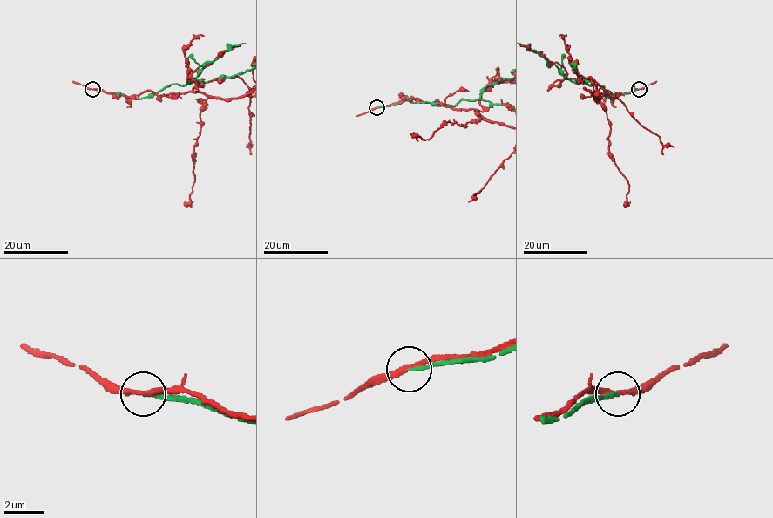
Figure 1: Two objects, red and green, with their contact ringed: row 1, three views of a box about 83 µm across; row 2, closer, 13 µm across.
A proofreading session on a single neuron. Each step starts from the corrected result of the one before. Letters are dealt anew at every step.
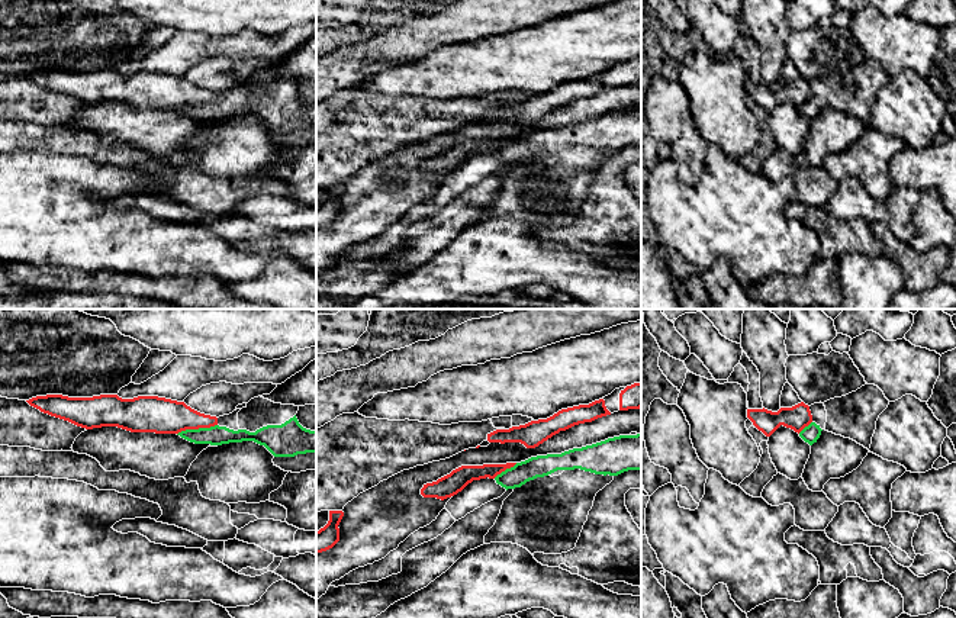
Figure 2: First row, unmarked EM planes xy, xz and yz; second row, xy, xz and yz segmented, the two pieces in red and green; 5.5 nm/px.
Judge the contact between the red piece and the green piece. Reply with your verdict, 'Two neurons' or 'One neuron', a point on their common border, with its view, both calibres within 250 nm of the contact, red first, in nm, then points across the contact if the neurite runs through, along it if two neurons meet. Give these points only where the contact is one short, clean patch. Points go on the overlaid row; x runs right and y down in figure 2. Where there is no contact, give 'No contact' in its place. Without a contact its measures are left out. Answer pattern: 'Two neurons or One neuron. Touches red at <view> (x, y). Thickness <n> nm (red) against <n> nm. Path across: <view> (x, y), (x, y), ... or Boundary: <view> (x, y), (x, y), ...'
Two neurons. Touches red at xy (196, 428). Thickness 200 nm (red) against 110 nm. Boundary: xy (216, 424), (208, 428), (186, 428), (177, 434)

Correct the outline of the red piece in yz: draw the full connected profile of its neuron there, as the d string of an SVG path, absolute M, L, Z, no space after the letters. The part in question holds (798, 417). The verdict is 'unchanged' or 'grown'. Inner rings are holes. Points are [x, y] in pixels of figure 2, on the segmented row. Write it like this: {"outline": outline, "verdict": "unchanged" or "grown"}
{"outline": "M804 402L792 408L780 408L778 412L767 409L747 409L747 418L766 437L770 437L780 425L801 432L812 422L809 406Z", "verdict": "unchanged"}

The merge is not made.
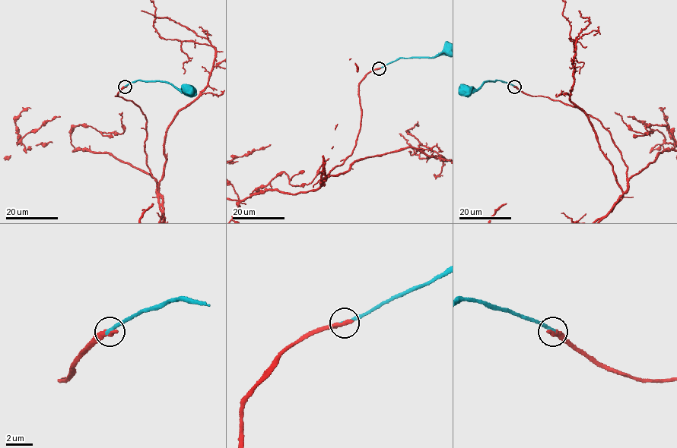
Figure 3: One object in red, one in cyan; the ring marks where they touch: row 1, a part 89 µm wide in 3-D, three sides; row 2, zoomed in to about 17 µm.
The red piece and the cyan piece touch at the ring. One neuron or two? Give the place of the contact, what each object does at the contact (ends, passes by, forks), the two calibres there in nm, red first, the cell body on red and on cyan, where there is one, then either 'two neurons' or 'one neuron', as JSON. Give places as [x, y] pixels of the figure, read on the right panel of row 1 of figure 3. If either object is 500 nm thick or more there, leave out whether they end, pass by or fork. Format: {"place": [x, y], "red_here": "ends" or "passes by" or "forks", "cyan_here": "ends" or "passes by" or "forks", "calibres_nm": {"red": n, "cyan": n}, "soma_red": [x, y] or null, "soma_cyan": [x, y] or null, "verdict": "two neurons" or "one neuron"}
{"place": [514, 86], "red_here": "ends", "cyan_here": "ends", "calibres_nm": {"red": 380, "cyan": 320}, "soma_red": null, "soma_cyan": [464, 89], "verdict": "one neuron"}

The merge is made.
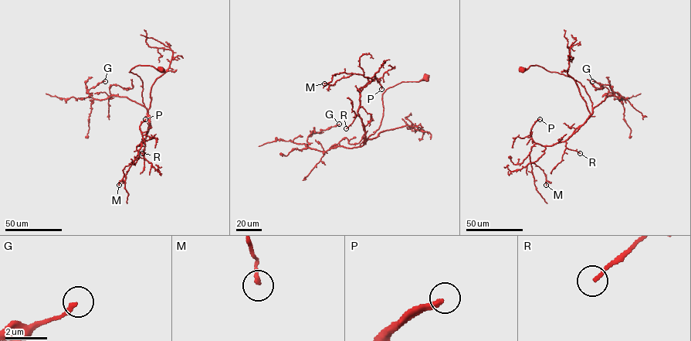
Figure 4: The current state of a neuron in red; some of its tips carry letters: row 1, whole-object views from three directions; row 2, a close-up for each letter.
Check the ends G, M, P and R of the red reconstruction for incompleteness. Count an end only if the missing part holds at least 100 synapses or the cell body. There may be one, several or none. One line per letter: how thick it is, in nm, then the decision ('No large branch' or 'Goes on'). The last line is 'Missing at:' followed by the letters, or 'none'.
G: Thickness 200 nm. No large branch
M: Thickness 170 nm. No large branch
P: Thickness 320 nm. Goes on
R: Thickness 140 nm. No large branch
Missing at: P

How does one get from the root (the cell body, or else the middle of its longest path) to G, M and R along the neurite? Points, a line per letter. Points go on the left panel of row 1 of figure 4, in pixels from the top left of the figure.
G: (161, 68), (138, 65), (129, 72), (142, 80), (147, 108), (125, 97), (89, 97), (86, 92), (105, 81)
M: (161, 68), (138, 65), (129, 72), (142, 80), (150, 126), (119, 185)
R: (161, 68), (138, 65), (129, 72), (142, 80), (141, 95), (150, 126), (142, 153)

